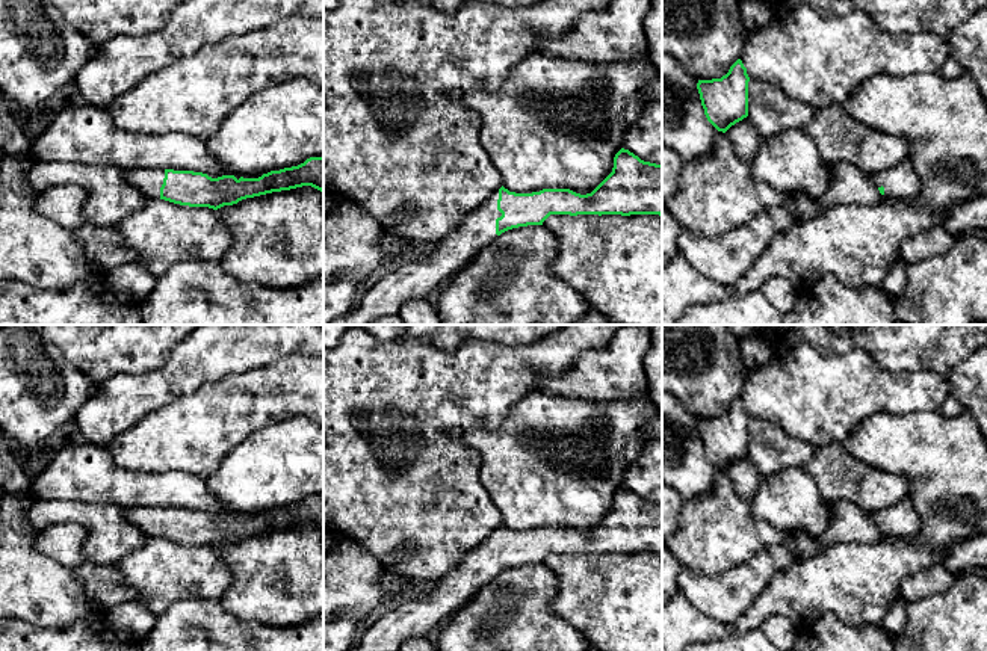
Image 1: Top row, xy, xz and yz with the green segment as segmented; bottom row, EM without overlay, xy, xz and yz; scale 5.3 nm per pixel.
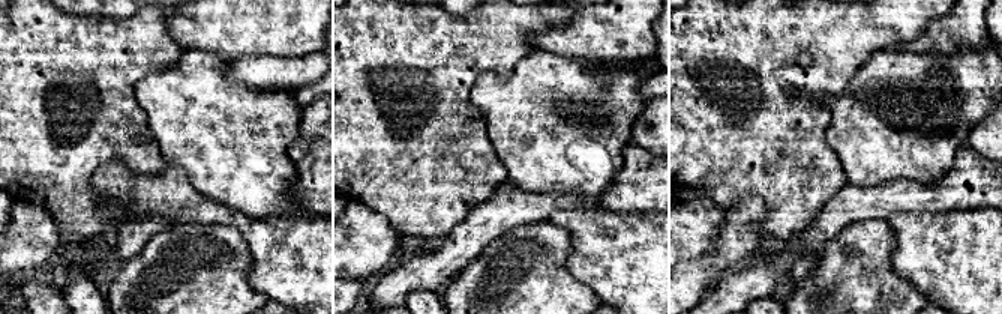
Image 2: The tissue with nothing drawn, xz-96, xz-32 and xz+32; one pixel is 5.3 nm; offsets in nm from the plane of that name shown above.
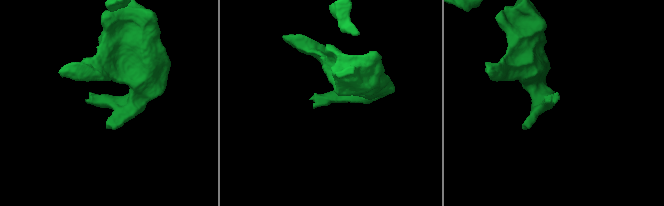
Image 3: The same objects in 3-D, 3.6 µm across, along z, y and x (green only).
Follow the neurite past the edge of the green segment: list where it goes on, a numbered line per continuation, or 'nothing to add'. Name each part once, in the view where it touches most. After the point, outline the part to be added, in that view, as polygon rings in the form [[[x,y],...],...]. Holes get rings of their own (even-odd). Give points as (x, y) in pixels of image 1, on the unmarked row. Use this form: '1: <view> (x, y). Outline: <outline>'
1: xz (416, 618). Outline: [[[499,529],[473,548],[463,563],[447,572],[437,589],[408,601],[398,609],[372,618],[351,651],[399,651],[413,637],[426,637],[432,628],[443,625],[452,613],[464,606],[496,572]]]

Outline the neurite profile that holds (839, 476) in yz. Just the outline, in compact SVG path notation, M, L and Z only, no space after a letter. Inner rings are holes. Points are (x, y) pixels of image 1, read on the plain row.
M833 441L818 446L803 467L828 501L849 501L874 515L910 495L910 480L857 461L843 446Z

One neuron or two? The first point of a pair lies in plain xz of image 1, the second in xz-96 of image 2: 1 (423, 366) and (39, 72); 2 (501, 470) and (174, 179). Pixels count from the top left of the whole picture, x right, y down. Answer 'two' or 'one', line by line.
1: one
2: two

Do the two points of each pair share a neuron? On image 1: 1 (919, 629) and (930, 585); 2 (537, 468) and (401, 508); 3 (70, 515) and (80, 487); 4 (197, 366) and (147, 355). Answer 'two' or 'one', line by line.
1: two
2: two
3: two
4: two

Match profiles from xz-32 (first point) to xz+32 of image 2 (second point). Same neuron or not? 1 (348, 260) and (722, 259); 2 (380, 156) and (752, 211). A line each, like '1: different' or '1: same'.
1: different
2: different

